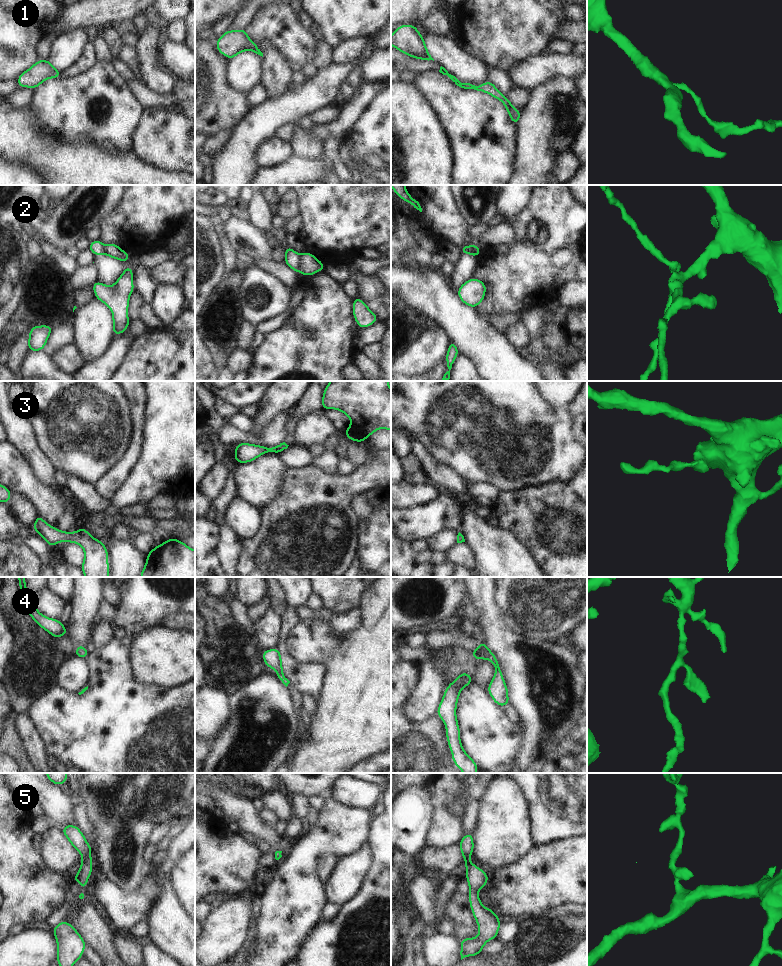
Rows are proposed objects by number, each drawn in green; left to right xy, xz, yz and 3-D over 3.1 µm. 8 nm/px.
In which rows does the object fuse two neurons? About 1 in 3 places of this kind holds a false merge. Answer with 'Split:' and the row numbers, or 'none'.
Split: 2

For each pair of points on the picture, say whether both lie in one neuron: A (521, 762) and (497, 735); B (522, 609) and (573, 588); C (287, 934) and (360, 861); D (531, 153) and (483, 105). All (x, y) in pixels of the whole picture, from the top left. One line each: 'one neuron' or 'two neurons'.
A: two neurons
B: one neuron
C: two neurons
D: two neurons

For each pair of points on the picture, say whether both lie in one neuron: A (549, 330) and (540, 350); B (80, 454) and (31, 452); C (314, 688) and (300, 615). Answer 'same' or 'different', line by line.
A: different
B: different
C: same

